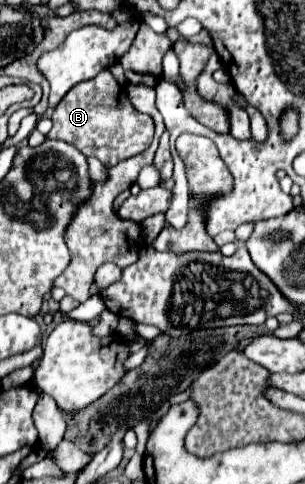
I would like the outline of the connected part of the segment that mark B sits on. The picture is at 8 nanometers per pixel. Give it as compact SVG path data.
M108 69L64 95L52 113L52 129L46 137L66 141L84 155L98 157L106 167L112 167L126 159L126 153L140 153L140 139L154 139L154 119L132 107L126 89Z

